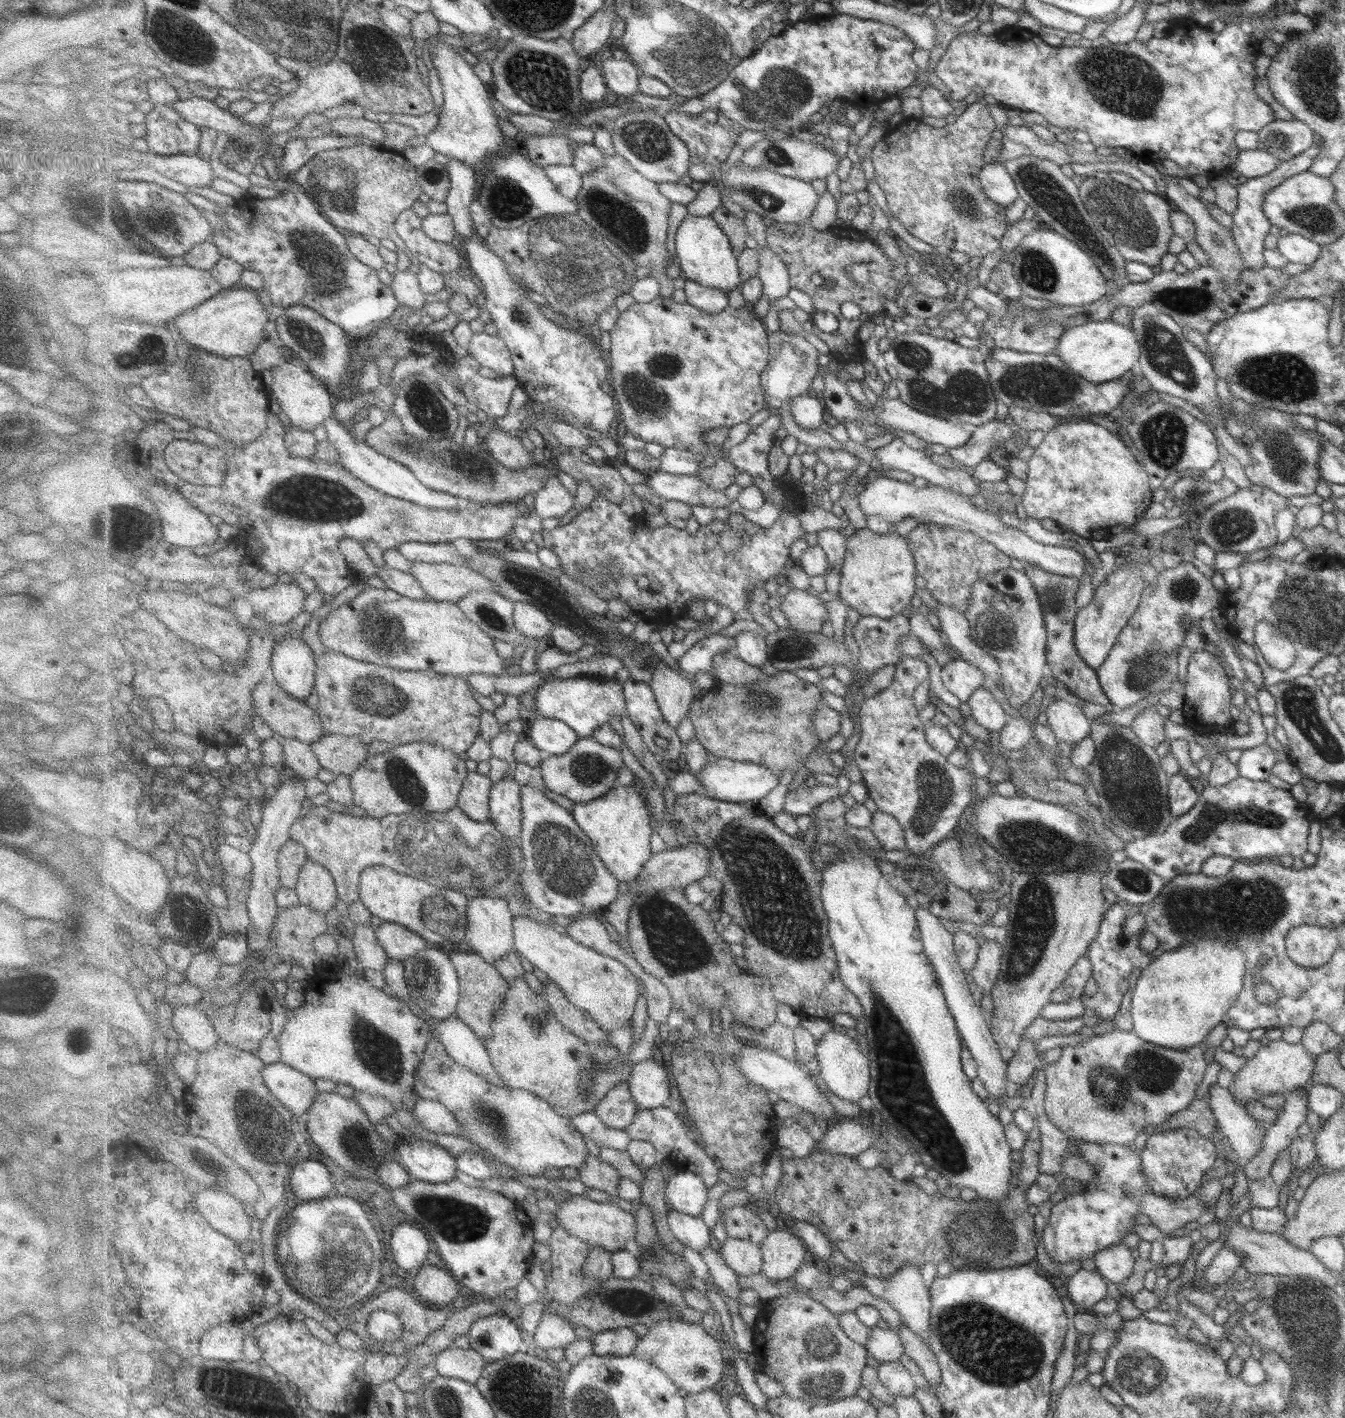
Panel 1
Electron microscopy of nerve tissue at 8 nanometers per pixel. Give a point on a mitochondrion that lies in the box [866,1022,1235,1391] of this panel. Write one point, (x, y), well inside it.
(984, 1344)

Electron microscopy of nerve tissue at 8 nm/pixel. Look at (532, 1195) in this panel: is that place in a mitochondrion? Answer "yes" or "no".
no

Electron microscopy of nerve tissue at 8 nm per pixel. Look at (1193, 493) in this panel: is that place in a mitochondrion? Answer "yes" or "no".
yes

